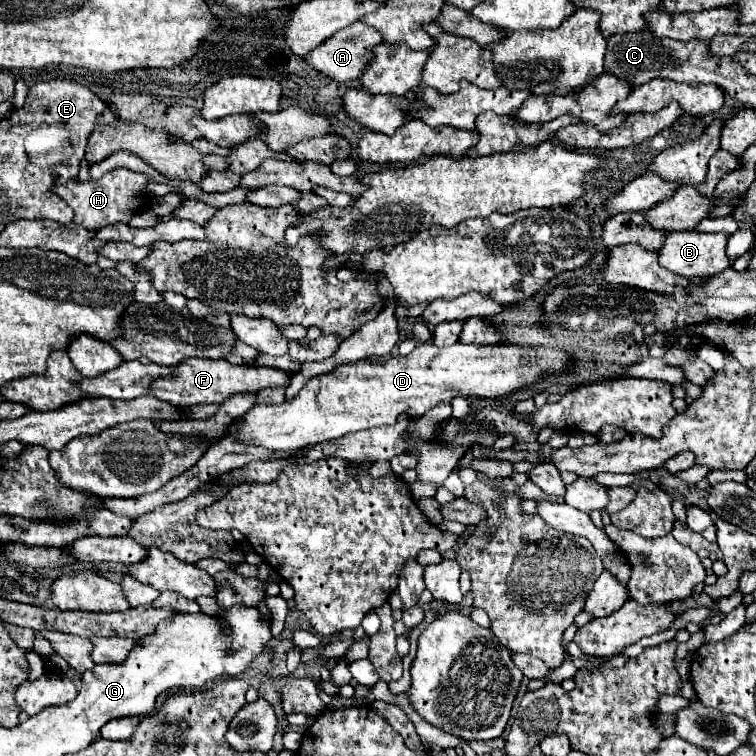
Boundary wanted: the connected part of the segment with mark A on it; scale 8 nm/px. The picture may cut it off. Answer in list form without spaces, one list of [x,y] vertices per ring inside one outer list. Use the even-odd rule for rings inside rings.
[[[355,22],[355,24],[339,30],[339,32],[333,34],[331,38],[327,38],[327,42],[319,44],[319,46],[317,46],[311,54],[307,54],[305,58],[307,58],[307,62],[309,62],[315,70],[327,74],[329,78],[333,78],[333,80],[337,80],[337,82],[349,82],[349,80],[355,80],[355,78],[359,78],[359,76],[363,74],[365,66],[373,60],[371,50],[373,50],[377,44],[381,44],[381,42],[383,42],[383,36],[381,36],[375,28],[367,26],[365,22]]]

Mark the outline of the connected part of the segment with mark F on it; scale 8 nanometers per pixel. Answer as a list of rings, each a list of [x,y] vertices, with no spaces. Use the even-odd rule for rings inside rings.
[[[191,360],[183,362],[183,366],[175,366],[175,378],[163,378],[163,382],[155,382],[151,386],[151,394],[163,398],[165,402],[175,402],[175,406],[197,406],[197,404],[223,404],[233,394],[257,394],[265,388],[287,388],[291,382],[291,372],[271,368],[271,366],[235,366],[227,360]]]

